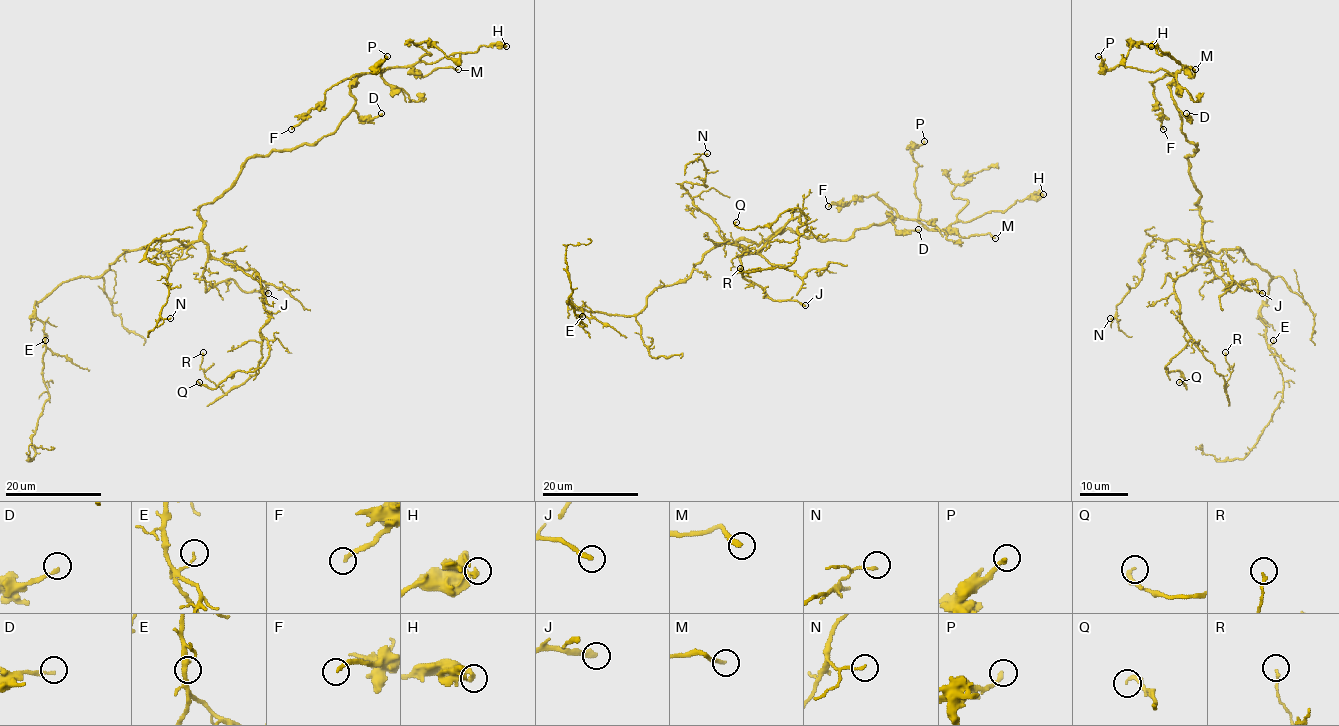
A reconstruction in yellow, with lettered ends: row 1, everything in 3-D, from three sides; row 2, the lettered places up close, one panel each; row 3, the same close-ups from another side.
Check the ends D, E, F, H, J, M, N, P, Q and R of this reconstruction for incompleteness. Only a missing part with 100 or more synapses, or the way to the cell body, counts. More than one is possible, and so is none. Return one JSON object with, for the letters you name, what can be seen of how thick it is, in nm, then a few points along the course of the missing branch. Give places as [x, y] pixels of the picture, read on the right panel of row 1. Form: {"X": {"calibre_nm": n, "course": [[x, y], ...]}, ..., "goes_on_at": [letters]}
{"J": {"calibre_nm": 280, "course": [[1262, 293], [1270, 293], [1282, 326], [1306, 329], [1317, 323], [1322, 317], [1320, 298], [1305, 275], [1305, 268]]}, "goes_on_at": ["J"]}

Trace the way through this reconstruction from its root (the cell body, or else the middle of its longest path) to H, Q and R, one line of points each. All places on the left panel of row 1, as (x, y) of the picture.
H: (187, 246), (203, 225), (199, 208), (248, 159), (331, 135), (355, 102), (350, 85), (358, 77), (506, 46)
Q: (187, 246), (203, 241), (212, 257), (251, 275), (268, 315), (261, 367), (215, 389), (199, 382)
R: (187, 246), (203, 241), (251, 275), (268, 315), (258, 372), (244, 382), (224, 392), (205, 376), (203, 352)

